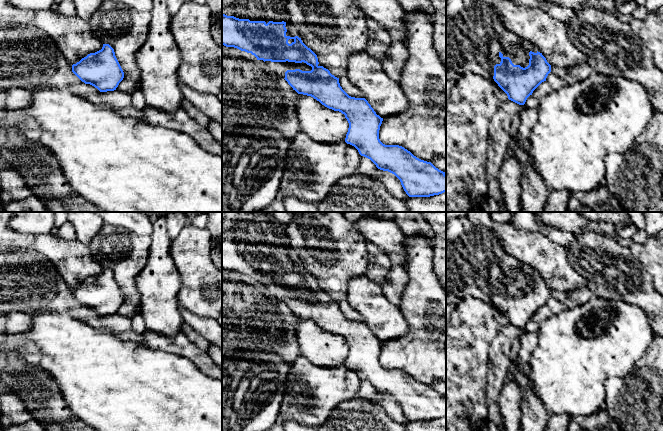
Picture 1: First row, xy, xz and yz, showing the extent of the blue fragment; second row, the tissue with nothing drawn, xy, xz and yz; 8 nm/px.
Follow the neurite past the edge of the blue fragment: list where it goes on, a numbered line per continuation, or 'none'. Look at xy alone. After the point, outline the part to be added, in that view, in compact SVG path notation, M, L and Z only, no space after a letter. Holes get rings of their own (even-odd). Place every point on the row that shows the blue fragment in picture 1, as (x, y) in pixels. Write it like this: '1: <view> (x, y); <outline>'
none

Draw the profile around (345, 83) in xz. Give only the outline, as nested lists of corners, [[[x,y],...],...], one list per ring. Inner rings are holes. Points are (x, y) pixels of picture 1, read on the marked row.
[[[347,76],[339,78],[339,83],[342,89],[351,97],[364,98],[364,95],[360,89],[358,89]]]

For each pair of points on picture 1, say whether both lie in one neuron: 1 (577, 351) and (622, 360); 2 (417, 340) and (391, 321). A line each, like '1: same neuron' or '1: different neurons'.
1: same neuron
2: different neurons

